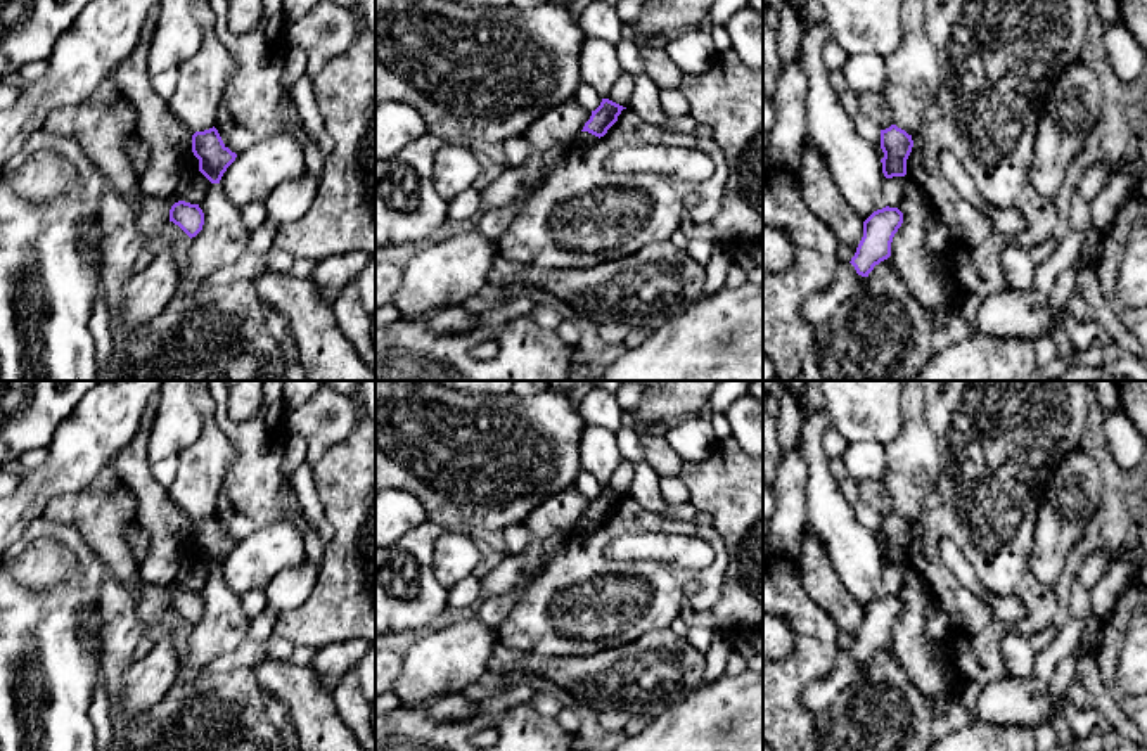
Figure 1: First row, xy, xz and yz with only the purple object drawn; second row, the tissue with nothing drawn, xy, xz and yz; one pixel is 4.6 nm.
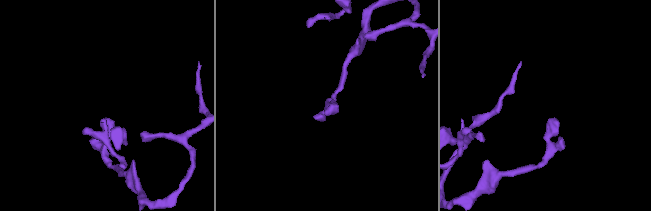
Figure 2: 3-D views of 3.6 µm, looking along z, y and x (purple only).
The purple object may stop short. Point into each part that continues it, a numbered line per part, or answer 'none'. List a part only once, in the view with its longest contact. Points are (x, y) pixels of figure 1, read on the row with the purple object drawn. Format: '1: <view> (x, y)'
none

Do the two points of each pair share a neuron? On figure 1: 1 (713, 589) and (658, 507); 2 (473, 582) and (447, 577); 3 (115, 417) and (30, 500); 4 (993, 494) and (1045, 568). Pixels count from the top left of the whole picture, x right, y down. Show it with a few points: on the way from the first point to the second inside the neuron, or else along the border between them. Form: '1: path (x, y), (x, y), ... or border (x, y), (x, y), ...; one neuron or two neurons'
1: border (628, 494), (647, 511), (665, 518); two neurons
2: border (473, 573), (447, 590); two neurons
3: path (94, 436), (51, 480); one neuron
4: border (1040, 509), (1035, 519), (1030, 568), (1047, 587); two neurons

